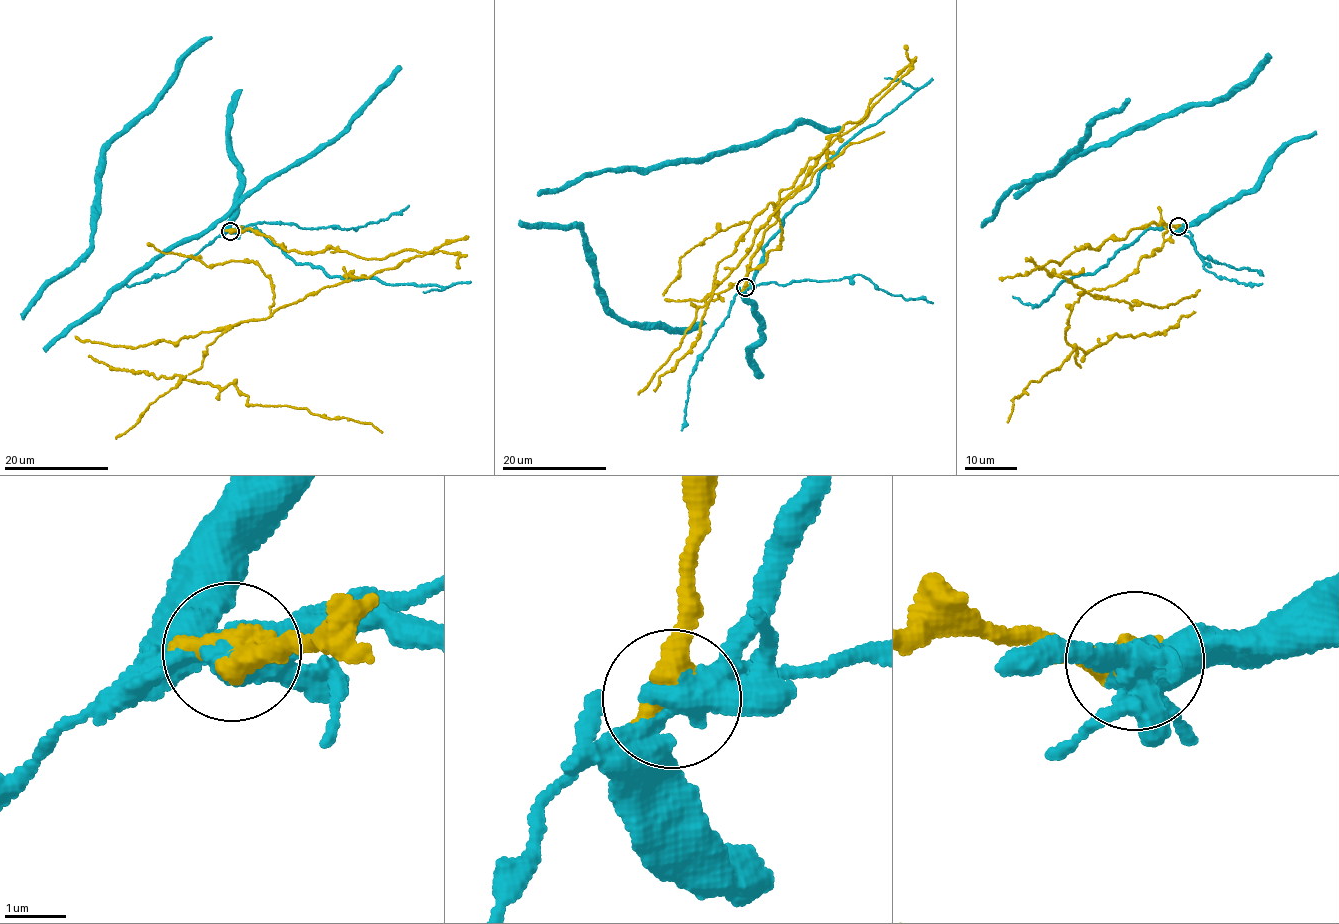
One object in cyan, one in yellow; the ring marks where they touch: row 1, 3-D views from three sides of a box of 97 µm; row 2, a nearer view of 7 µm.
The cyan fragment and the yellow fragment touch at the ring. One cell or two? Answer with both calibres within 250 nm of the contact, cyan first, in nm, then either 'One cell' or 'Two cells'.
Thickness 500 nm (cyan) against 500 nm. Two cells

